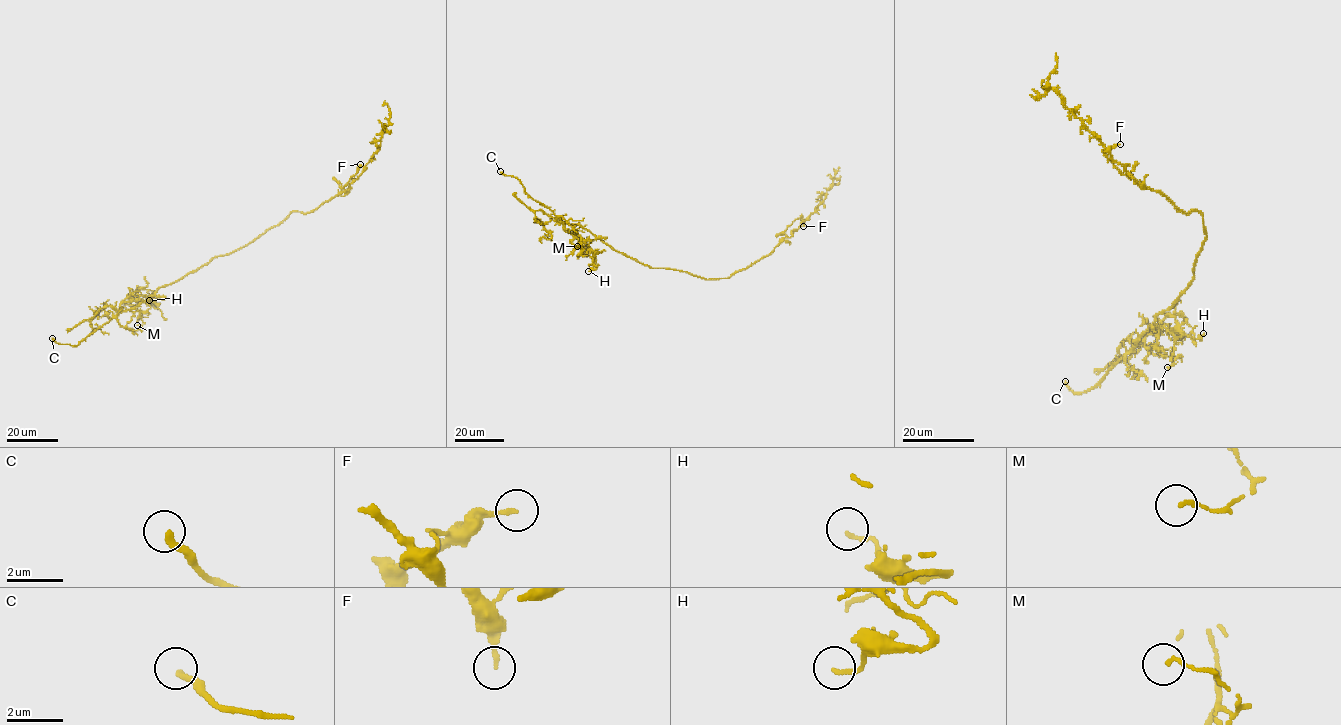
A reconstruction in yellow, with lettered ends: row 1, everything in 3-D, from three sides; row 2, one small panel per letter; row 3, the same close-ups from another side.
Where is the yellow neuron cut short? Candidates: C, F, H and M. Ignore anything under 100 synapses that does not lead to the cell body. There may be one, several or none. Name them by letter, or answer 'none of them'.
C

